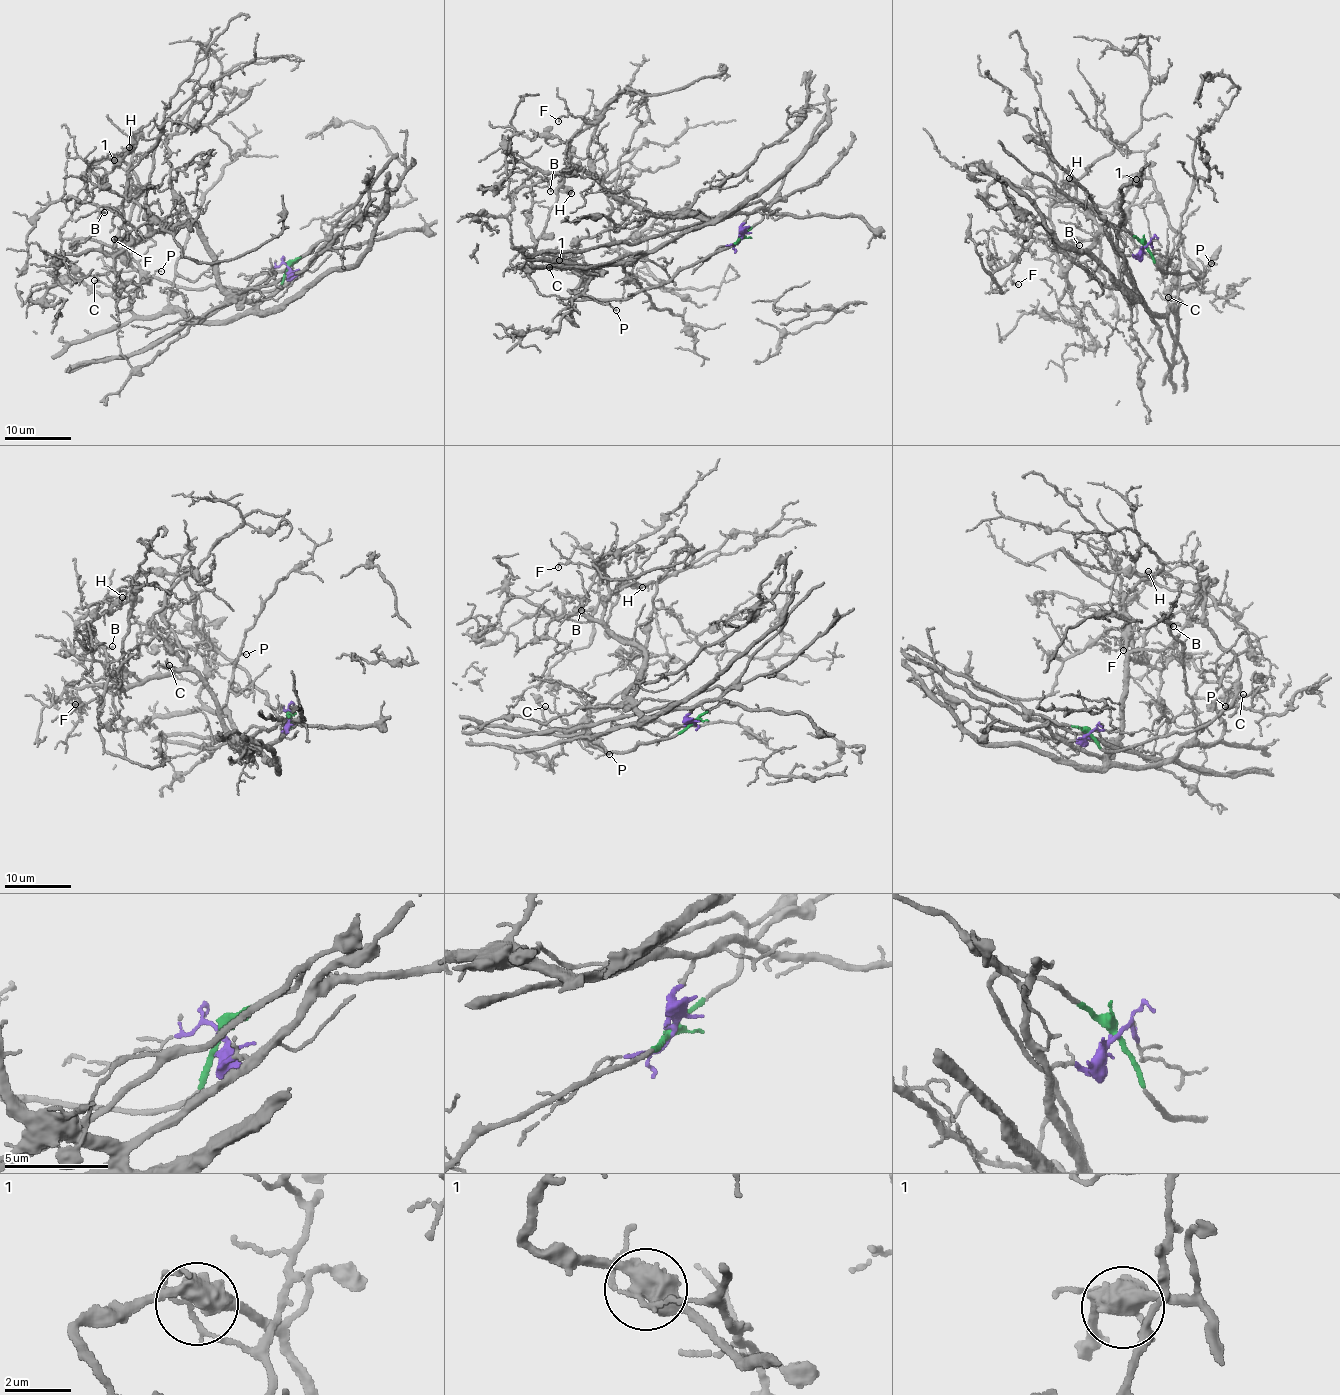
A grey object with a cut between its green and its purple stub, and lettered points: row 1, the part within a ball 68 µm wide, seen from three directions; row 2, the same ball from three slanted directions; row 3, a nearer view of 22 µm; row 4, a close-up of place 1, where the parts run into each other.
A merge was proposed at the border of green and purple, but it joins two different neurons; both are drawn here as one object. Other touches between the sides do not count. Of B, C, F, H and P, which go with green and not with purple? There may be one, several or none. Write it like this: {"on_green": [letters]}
{"on_green": ["H", "P"]}

